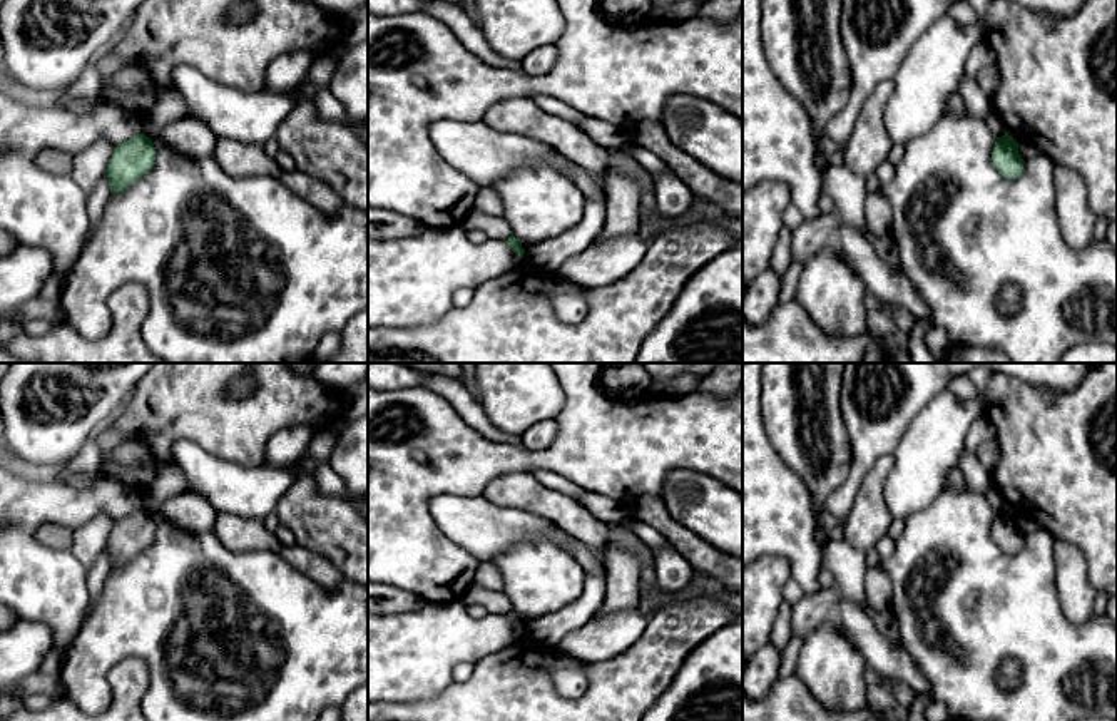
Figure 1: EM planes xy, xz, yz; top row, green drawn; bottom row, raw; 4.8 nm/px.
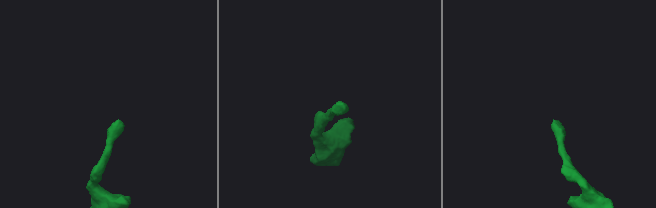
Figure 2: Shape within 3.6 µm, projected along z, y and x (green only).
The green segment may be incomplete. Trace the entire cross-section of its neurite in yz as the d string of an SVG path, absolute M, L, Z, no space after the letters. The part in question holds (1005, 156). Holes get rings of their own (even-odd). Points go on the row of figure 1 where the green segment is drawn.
M1008 134L997 137L992 161L1005 179L1018 179L1023 172L1025 161L1018 152L1018 142Z

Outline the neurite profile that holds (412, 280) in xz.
M455 226L426 228L420 236L368 236L368 330L420 328L435 323L453 308L453 294L458 289L477 289L517 264L520 256L505 241L488 238L473 244L465 233Z

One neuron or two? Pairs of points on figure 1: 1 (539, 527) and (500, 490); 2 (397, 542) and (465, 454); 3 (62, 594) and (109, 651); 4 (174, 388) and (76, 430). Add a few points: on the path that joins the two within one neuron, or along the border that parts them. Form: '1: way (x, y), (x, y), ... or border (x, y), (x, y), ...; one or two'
1: border (484, 496), (495, 504), (539, 514), (557, 526); two
2: way (397, 519), (442, 470); one
3: border (84, 619), (79, 633), (64, 653); two
4: border (124, 405), (94, 435); two

